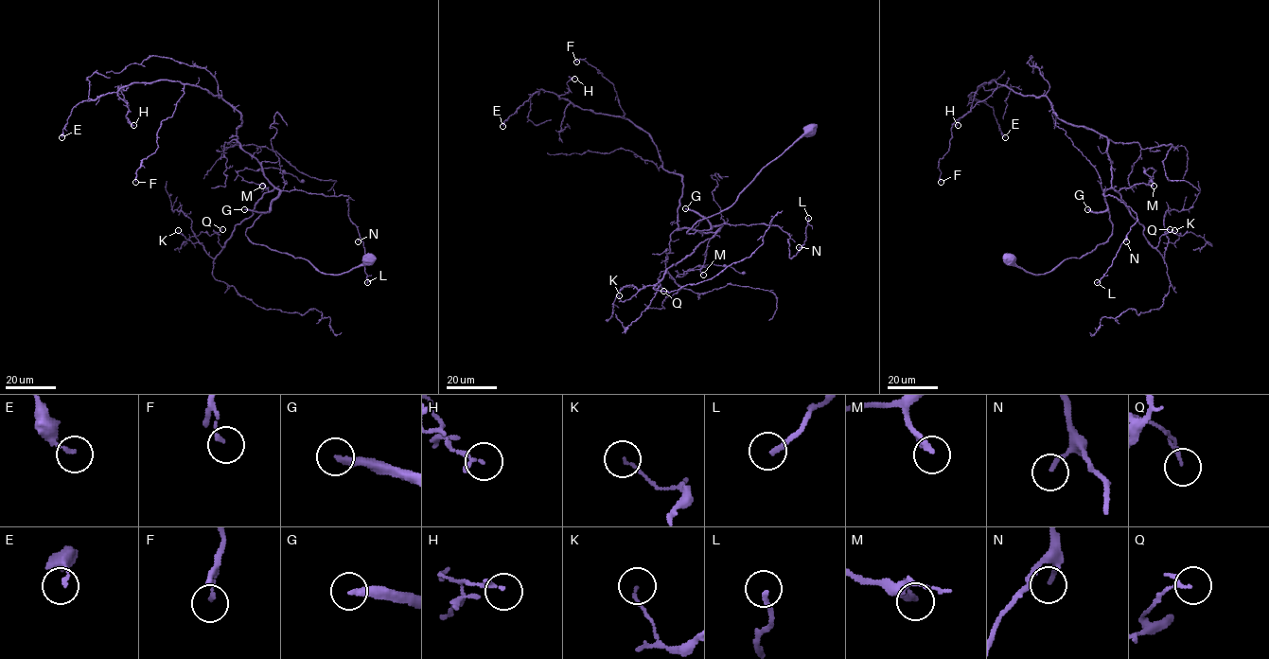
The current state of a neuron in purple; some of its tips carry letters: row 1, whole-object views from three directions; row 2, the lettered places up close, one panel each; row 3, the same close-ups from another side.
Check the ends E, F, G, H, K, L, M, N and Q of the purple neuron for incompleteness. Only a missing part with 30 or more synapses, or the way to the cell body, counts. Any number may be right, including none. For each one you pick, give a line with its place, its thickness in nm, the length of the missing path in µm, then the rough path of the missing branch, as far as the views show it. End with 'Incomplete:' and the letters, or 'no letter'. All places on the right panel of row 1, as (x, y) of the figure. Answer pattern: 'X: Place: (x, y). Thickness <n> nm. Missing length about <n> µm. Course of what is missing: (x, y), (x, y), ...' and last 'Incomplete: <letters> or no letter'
G: Place: (1087, 209). Thickness 260 nm. Missing length about 180 µm. Course of what is missing: (1087, 209), (1065, 179), (1063, 186), (1041, 176), (976, 182), (962, 192), (1008, 245), (1053, 262), (1109, 269)
Incomplete: G

